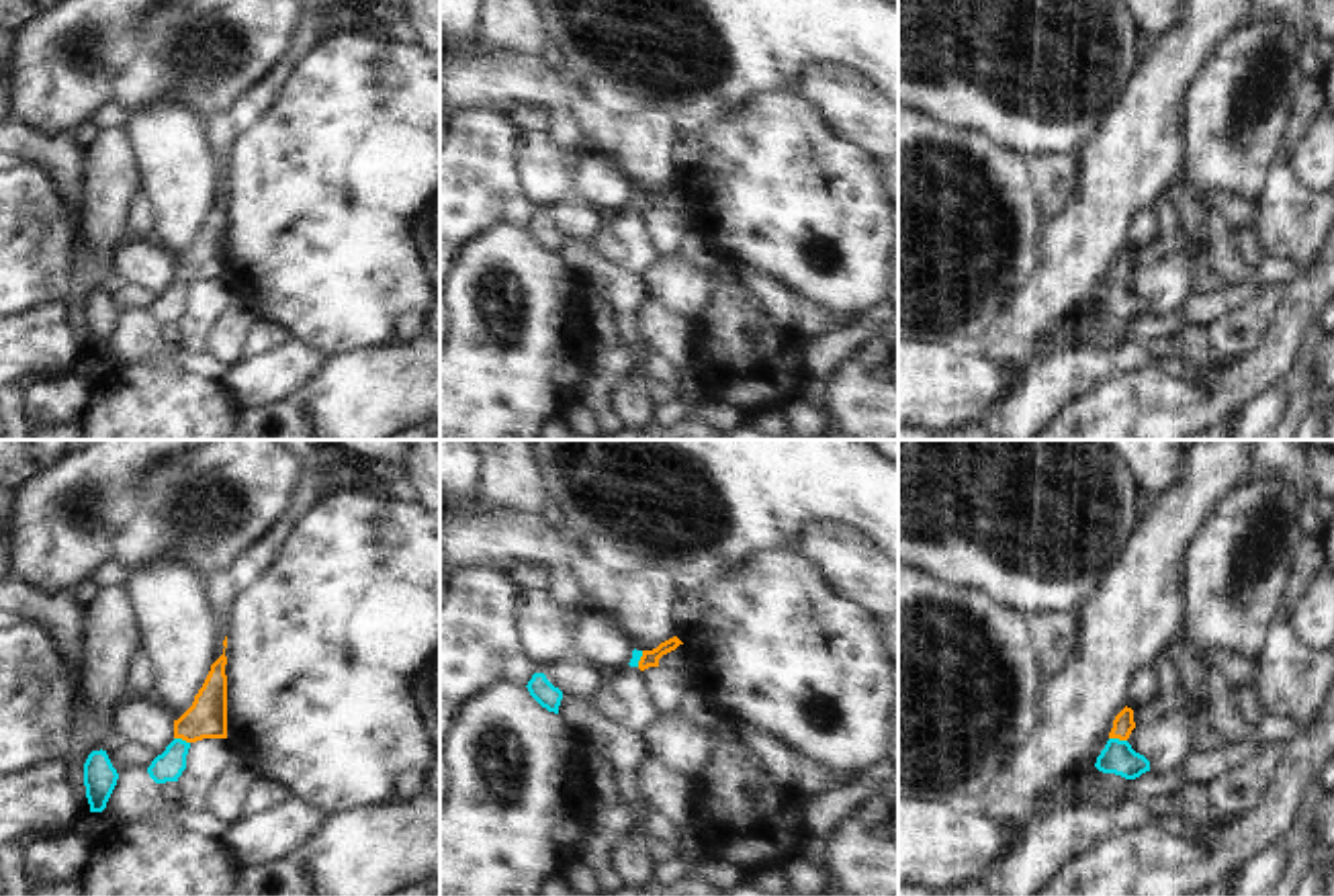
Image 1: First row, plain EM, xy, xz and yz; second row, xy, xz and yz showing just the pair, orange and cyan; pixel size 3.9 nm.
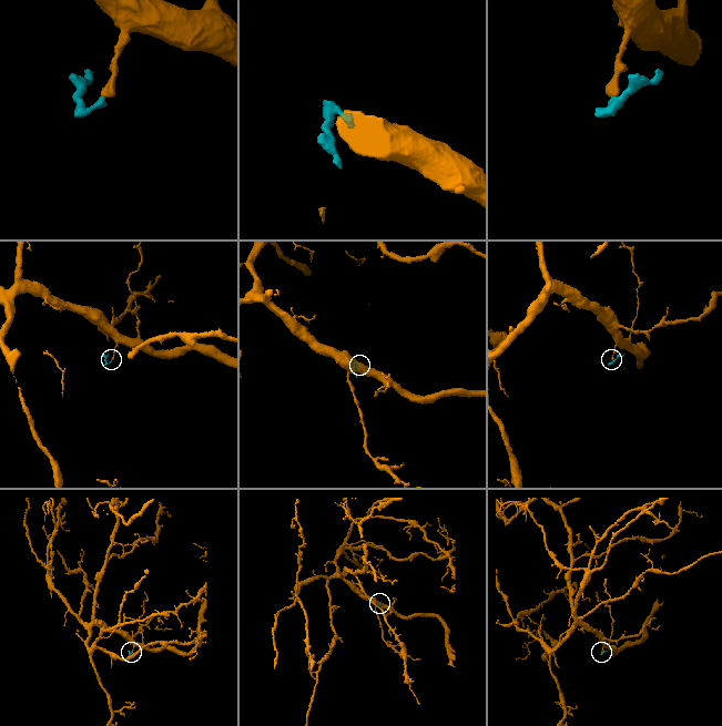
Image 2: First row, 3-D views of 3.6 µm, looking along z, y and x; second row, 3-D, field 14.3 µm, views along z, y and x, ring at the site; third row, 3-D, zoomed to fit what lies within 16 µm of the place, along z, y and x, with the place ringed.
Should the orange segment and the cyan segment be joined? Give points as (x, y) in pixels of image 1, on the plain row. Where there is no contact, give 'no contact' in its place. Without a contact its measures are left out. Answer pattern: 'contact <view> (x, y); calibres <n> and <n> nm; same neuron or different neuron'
contact yz (1118, 279); calibres 80 and 130 nm; same neuron

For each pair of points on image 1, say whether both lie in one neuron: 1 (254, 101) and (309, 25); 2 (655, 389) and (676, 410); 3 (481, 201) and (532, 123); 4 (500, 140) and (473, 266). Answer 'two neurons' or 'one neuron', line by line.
1: one neuron
2: two neurons
3: two neurons
4: two neurons

